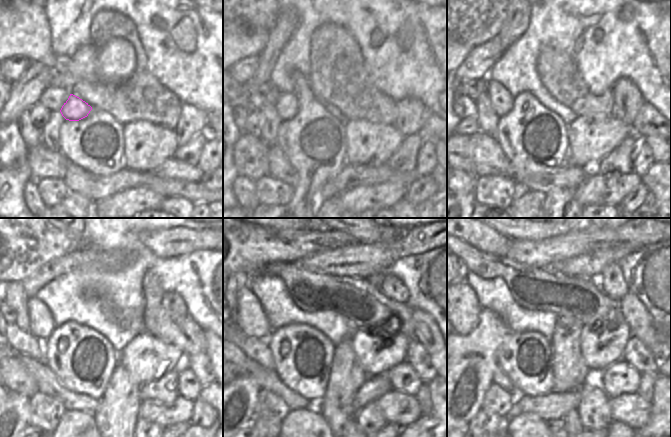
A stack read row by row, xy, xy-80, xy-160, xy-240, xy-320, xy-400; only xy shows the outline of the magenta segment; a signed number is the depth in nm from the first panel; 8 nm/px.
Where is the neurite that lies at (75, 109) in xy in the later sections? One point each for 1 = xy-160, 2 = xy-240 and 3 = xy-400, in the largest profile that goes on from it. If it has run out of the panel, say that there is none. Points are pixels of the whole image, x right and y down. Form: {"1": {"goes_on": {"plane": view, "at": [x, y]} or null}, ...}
{"1": {"goes_on": {"plane": "xy-160", "at": [501, 100]}}, "2": {"goes_on": {"plane": "xy-240", "at": [42, 324]}}, "3": {"goes_on": {"plane": "xy-400", "at": [467, 308]}}}

